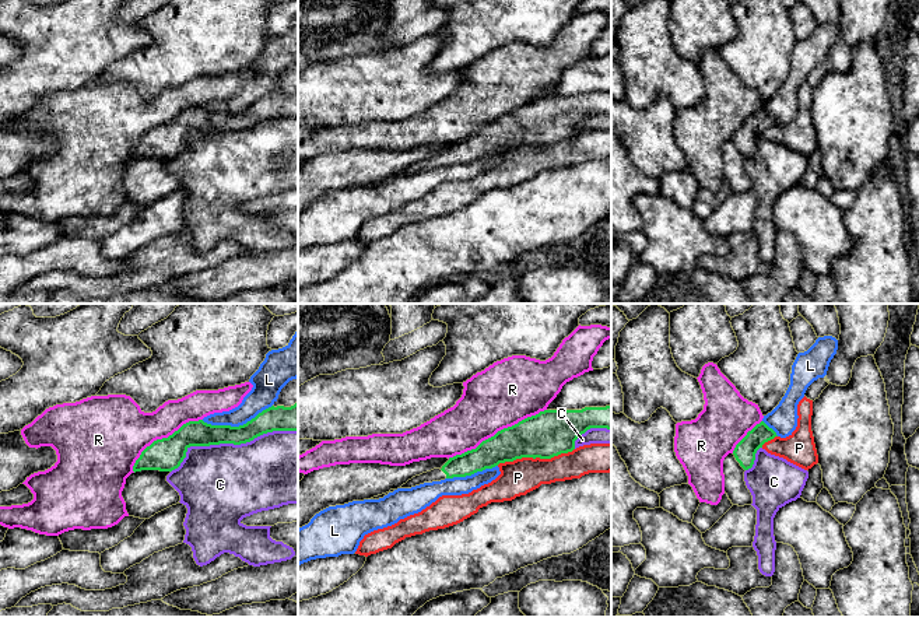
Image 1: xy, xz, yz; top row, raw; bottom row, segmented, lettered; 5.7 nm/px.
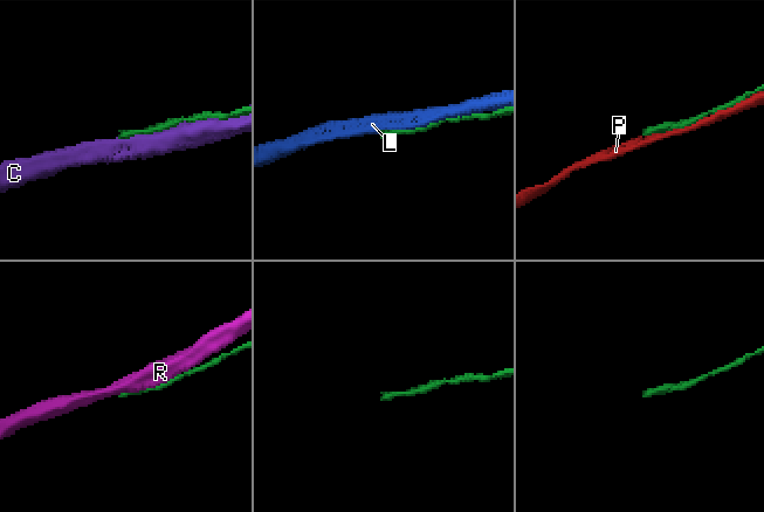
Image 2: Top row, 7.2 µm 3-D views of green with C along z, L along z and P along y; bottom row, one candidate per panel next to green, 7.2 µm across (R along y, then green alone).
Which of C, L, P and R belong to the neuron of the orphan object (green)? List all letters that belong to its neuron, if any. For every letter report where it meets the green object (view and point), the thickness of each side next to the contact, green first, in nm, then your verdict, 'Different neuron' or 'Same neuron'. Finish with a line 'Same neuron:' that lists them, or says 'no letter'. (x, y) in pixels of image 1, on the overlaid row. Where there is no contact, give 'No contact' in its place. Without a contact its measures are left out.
C: Touches green at xy (230, 442). Thickness 140 nm (green) against 460 nm. Different neuron
L: Touches green at xy (237, 427). Thickness 140 nm (green) against 150 nm. Different neuron
P: Touches green at xz (535, 458). Thickness 260 nm (green) against 200 nm. Different neuron
R: Touches green at xz (498, 431). Thickness 260 nm (green) against 360 nm. Different neuron
Same neuron: no letter

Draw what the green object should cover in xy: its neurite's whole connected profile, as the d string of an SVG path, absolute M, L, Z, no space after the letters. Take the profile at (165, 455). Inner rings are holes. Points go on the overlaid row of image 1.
M298 403L291 407L271 406L239 427L189 421L168 438L147 446L136 460L133 471L172 471L180 466L190 446L241 445L273 431L298 431Z

